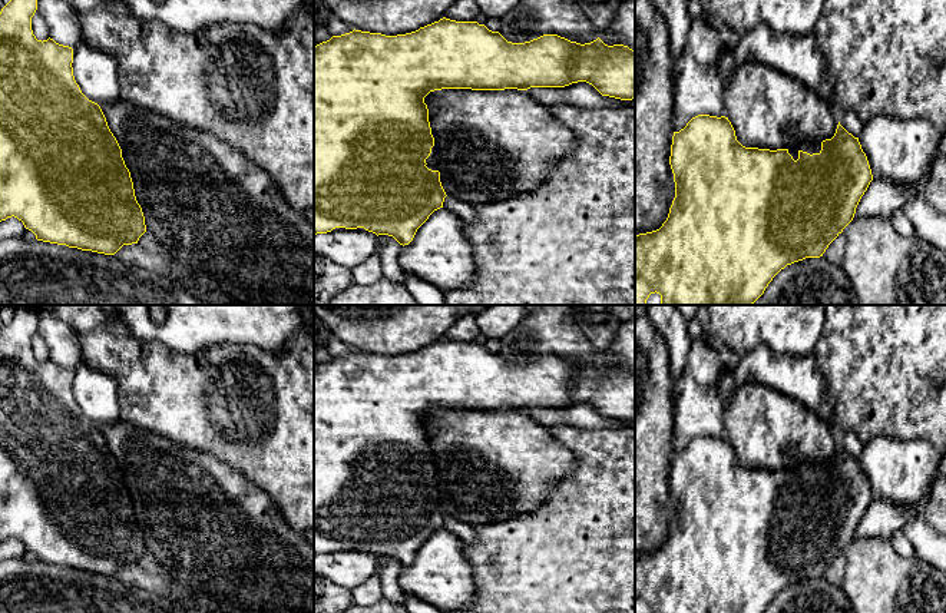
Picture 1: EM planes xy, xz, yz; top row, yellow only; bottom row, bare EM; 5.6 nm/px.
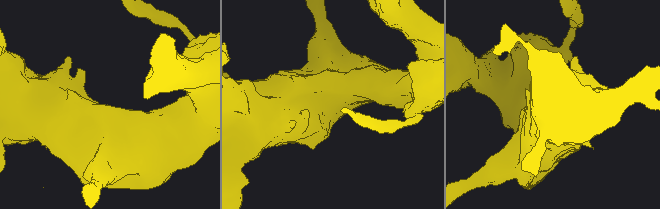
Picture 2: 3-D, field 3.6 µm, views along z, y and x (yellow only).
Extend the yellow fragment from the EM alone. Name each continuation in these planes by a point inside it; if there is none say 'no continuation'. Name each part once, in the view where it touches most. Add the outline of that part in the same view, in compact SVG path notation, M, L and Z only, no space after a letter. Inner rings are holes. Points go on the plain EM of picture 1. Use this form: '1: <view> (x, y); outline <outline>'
1: yz (810, 469); outline M817 463L817 464L801 464L801 465L796 467L794 470L788 470L788 474L793 477L794 481L797 481L800 471L807 473L810 476L820 474L821 464L820 463Z

